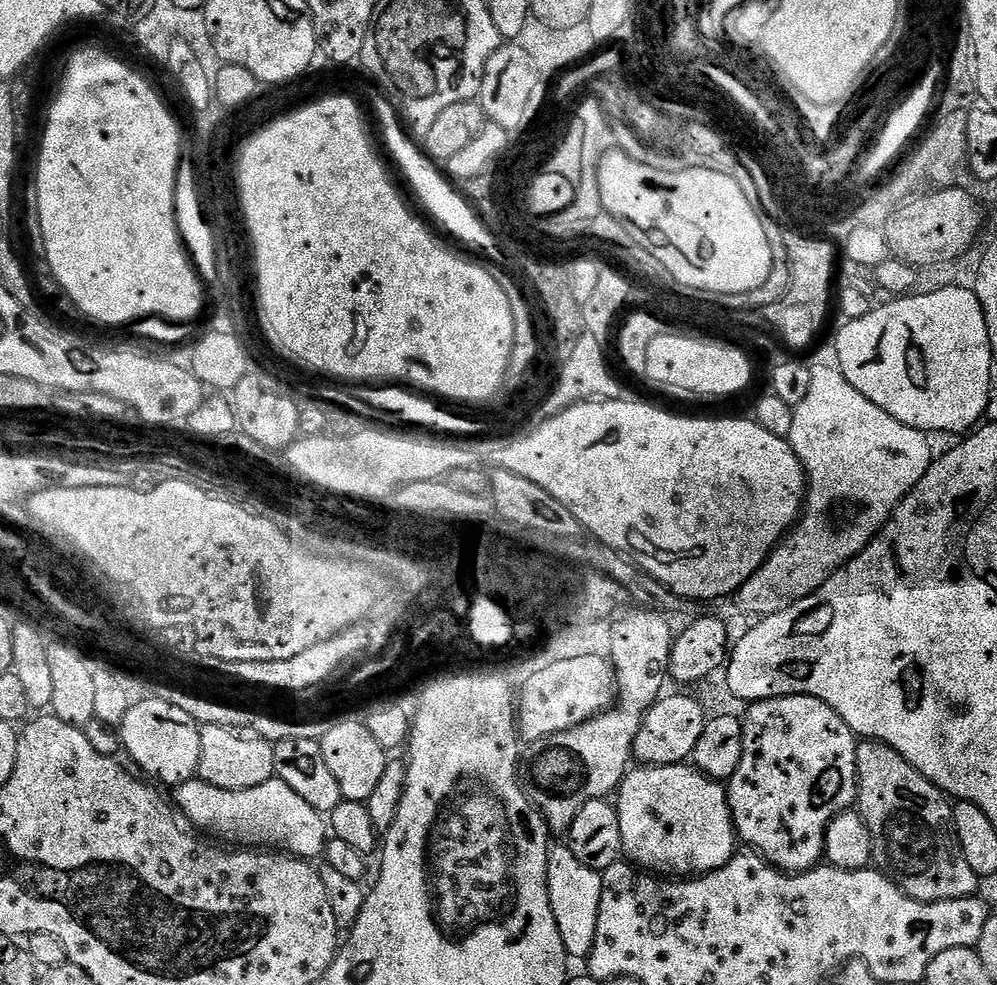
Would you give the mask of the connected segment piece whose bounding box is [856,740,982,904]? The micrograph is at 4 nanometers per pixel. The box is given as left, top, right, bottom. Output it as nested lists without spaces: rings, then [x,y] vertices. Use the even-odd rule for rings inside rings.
[[[877,740],[856,745],[858,811],[872,839],[874,864],[910,898],[933,904],[975,896],[981,877],[970,870],[952,821],[953,801],[930,782],[898,750]]]

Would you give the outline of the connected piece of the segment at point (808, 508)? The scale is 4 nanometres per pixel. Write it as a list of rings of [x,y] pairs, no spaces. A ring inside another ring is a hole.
[[[817,363],[813,367],[810,378],[810,394],[806,394],[806,399],[803,402],[798,402],[798,406],[794,408],[794,424],[787,436],[787,441],[791,444],[794,454],[800,460],[800,465],[804,467],[807,476],[807,495],[804,497],[803,512],[800,513],[799,520],[796,521],[788,535],[773,548],[770,555],[764,560],[763,566],[741,586],[738,593],[741,606],[746,611],[753,612],[753,617],[756,618],[763,618],[775,612],[786,610],[786,606],[814,594],[814,590],[818,590],[826,583],[842,565],[849,564],[884,529],[884,523],[894,514],[894,510],[902,502],[902,498],[906,498],[908,491],[926,474],[926,470],[934,459],[934,451],[932,452],[931,446],[928,445],[929,437],[925,433],[916,432],[910,426],[898,422],[898,418],[890,418],[890,414],[886,414],[886,410],[874,406],[874,402],[870,402],[870,398],[862,398],[862,394],[858,394],[858,390],[854,390],[854,386],[850,386],[850,382],[846,382],[846,378],[840,372],[839,367],[829,364],[819,365]]]

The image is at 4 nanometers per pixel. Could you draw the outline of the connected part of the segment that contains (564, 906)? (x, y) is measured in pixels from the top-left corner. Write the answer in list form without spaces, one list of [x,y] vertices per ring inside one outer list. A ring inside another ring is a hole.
[[[566,846],[553,847],[548,853],[548,893],[550,910],[554,910],[554,922],[558,922],[558,934],[562,934],[562,946],[573,961],[583,961],[592,953],[594,934],[598,930],[598,906],[602,902],[603,875],[590,866],[582,866],[578,858]]]

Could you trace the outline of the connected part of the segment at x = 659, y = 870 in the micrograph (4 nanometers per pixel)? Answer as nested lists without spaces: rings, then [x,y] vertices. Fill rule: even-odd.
[[[691,763],[633,767],[621,782],[614,803],[622,826],[623,855],[633,865],[649,873],[695,878],[706,872],[716,872],[737,855],[738,837],[728,805],[728,789],[721,781],[713,780]]]

